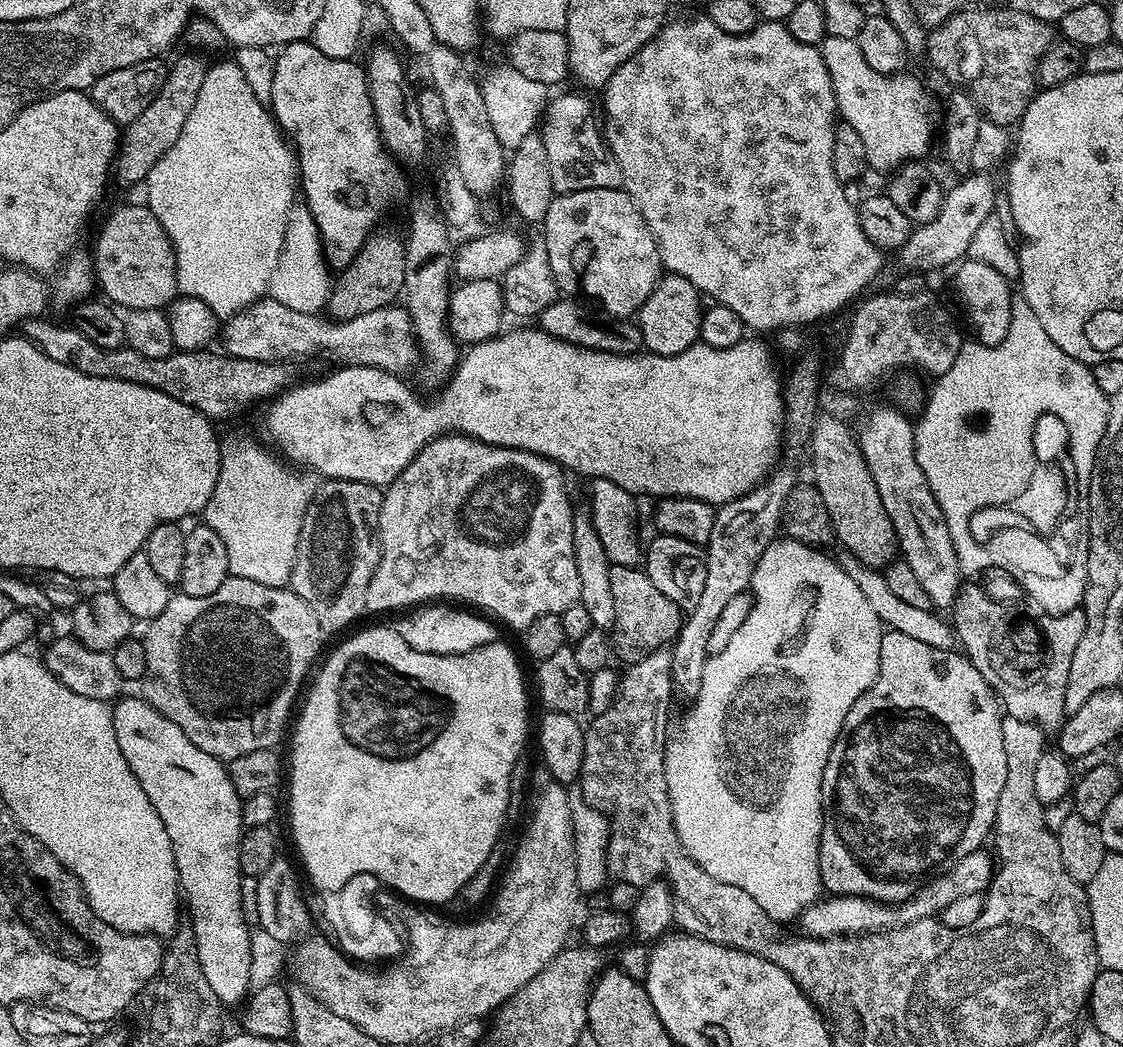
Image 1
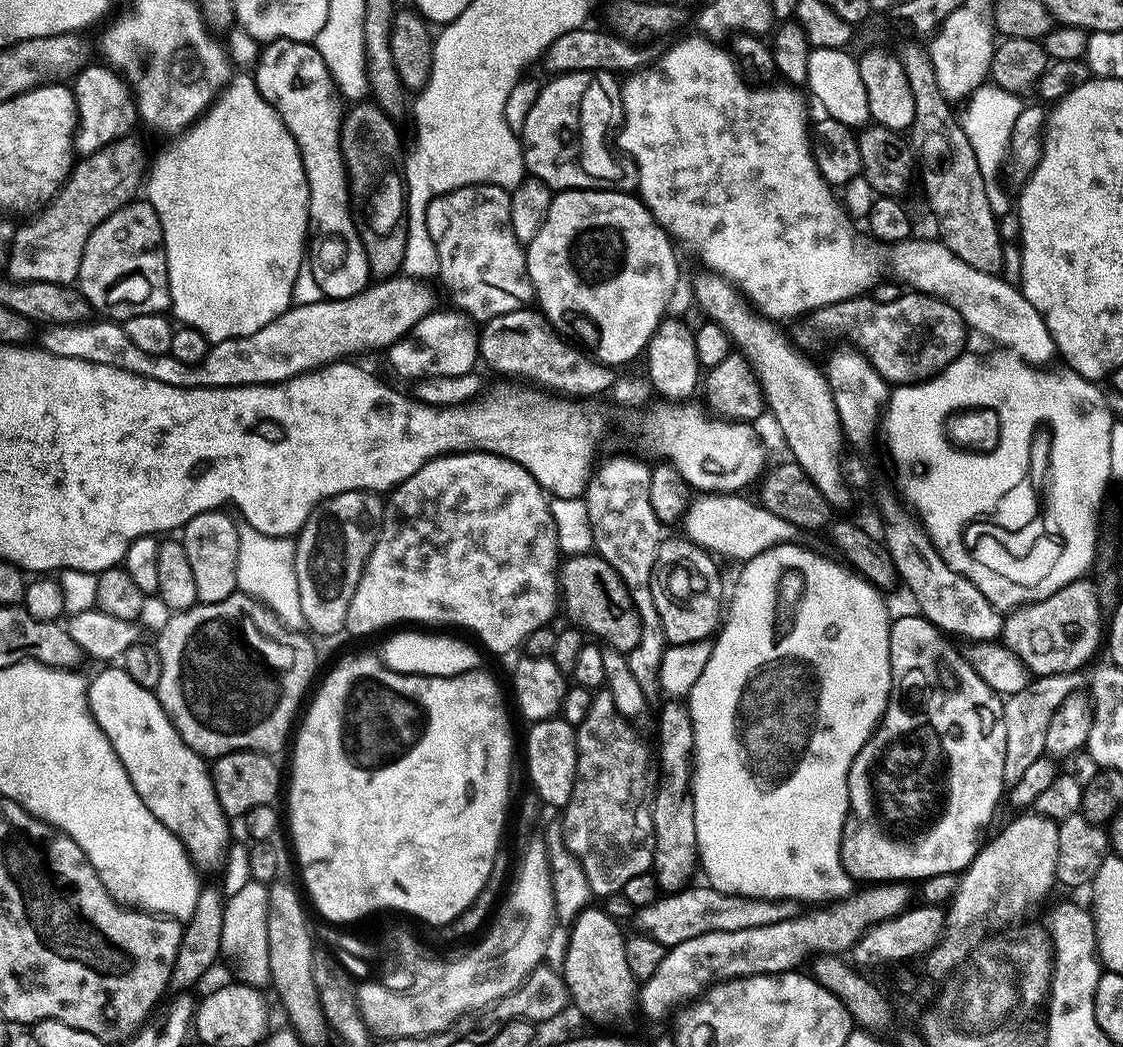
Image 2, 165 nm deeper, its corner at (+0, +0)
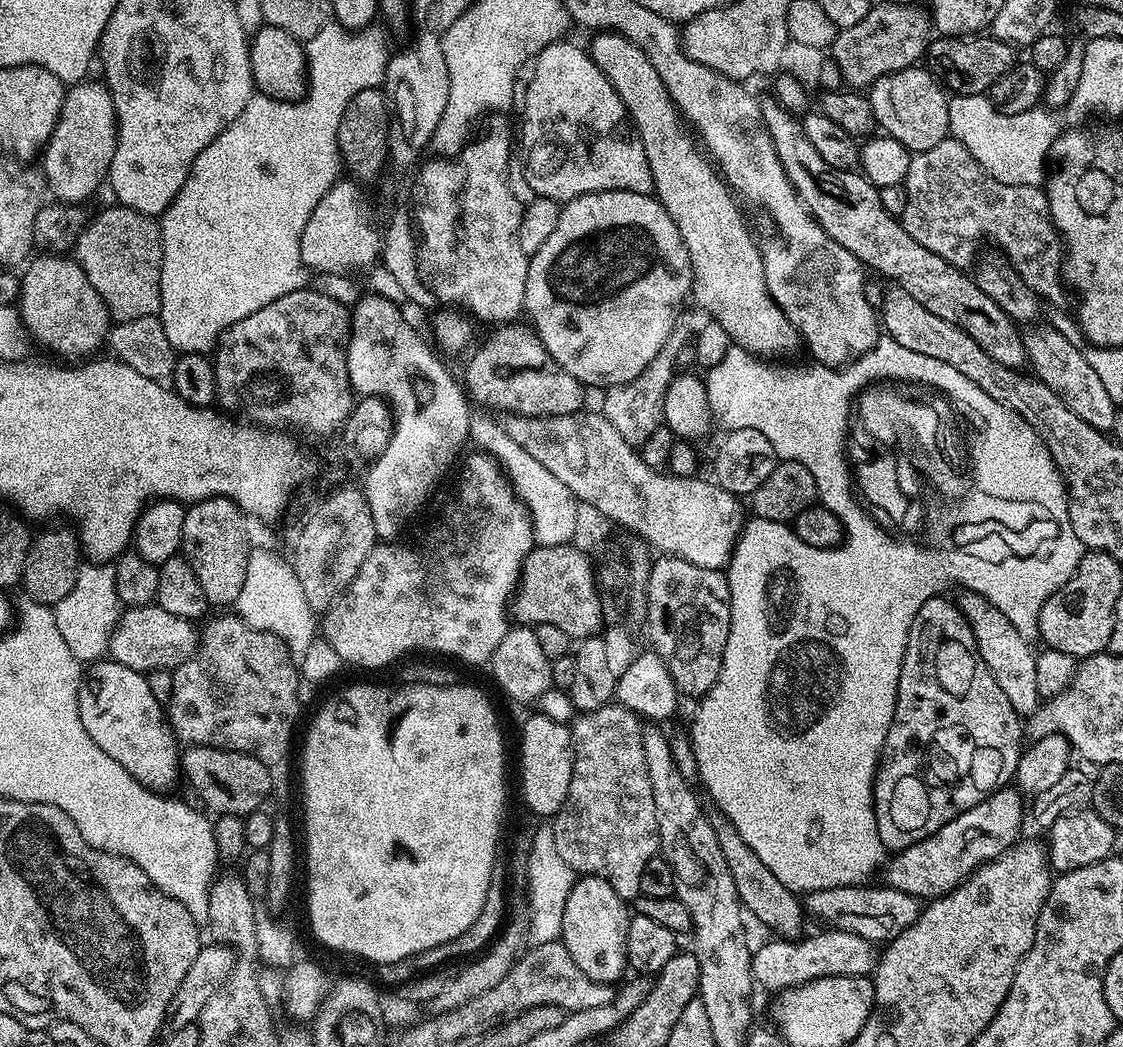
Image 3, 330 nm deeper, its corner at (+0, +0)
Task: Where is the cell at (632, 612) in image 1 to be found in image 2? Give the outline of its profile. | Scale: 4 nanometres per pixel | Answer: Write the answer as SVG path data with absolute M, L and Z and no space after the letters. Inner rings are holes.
M595 554L569 555L560 566L560 595L562 608L573 616L575 623L585 633L594 635L607 647L630 653L642 638L642 625L630 590L622 582L618 570Z

